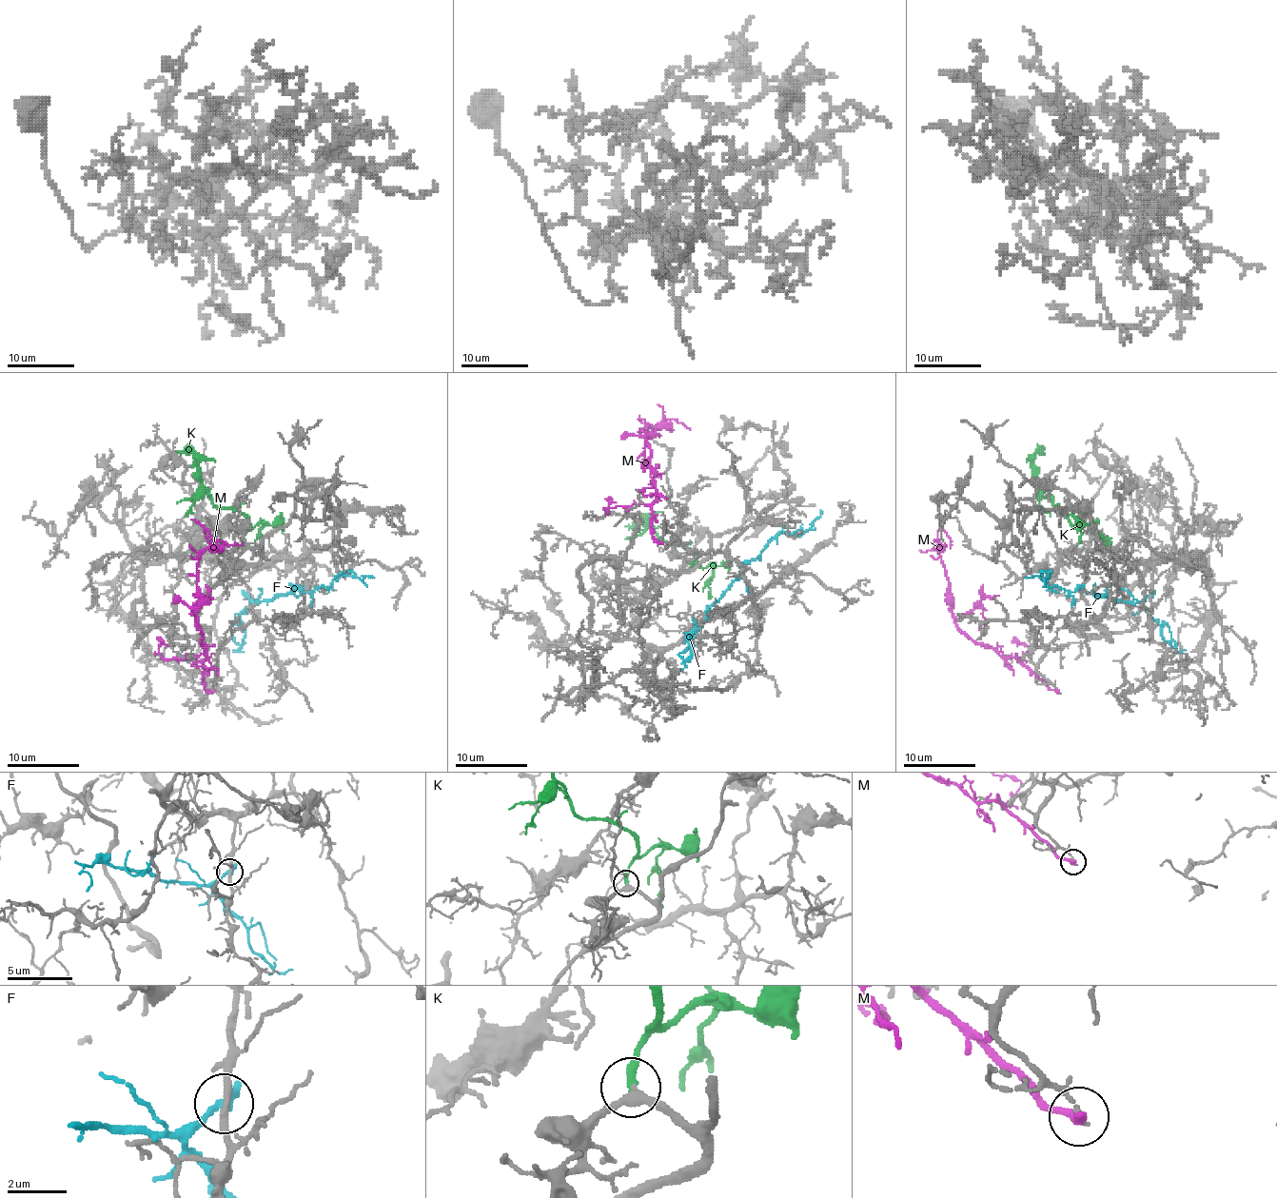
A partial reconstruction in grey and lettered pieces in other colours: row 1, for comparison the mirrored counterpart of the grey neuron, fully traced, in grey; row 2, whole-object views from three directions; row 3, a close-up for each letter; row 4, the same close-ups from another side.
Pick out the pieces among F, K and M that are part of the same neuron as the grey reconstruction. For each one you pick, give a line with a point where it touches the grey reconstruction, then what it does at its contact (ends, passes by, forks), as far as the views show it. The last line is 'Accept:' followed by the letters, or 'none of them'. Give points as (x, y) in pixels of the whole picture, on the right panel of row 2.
K: Touches grey at (1077, 543). It ends there
Accept: K

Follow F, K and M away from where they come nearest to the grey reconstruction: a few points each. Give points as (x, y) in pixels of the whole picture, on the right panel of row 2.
F: (1151, 596), (1128, 602), (1080, 590), (1070, 592), (1046, 582), (1048, 576), (1042, 579), (1024, 578)
K: (1077, 543), (1080, 532), (1059, 508), (1037, 476), (1033, 458), (1041, 451)
M: (1057, 692), (1013, 657), (1001, 657), (973, 642), (957, 626), (941, 559), (941, 528), (950, 548)

